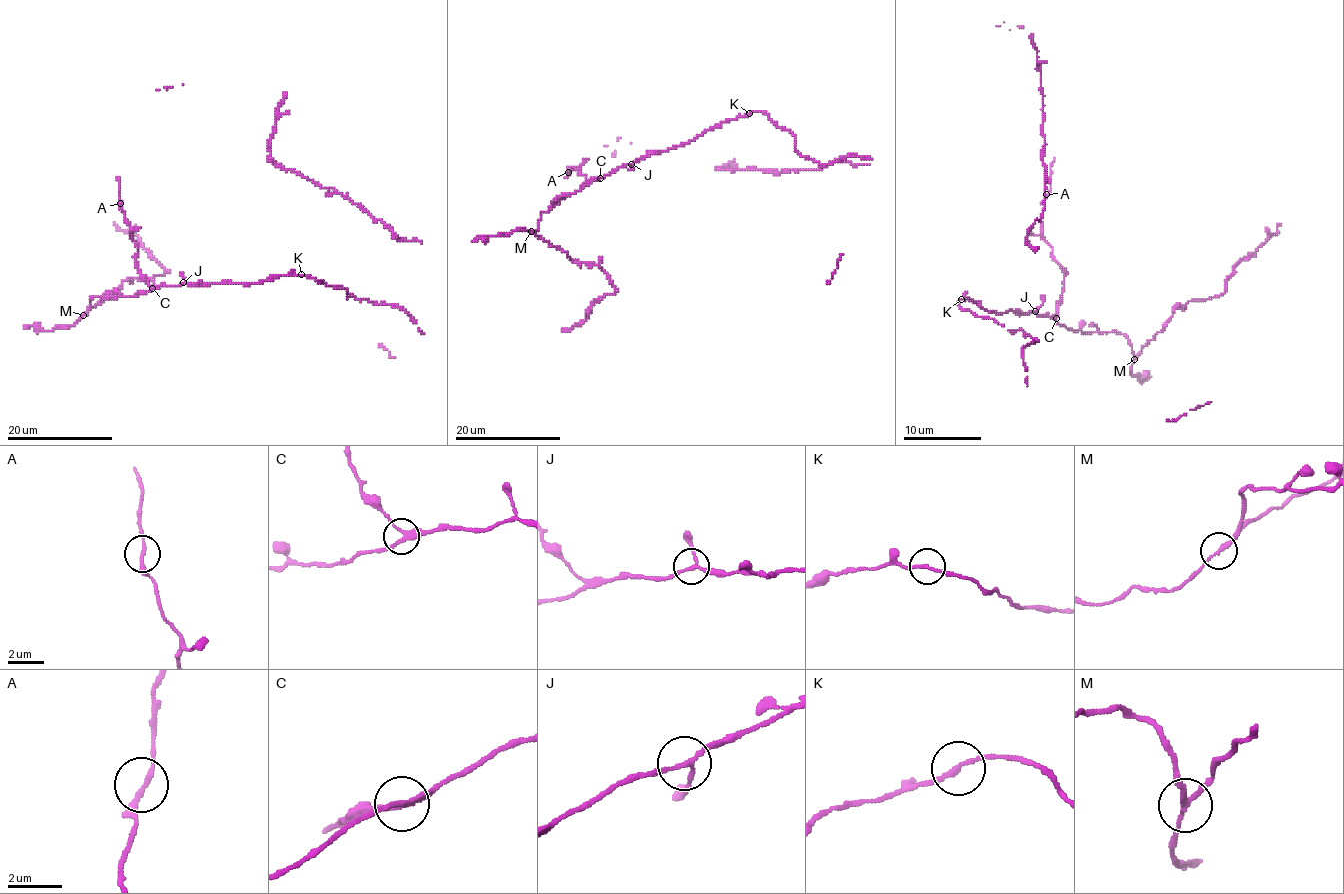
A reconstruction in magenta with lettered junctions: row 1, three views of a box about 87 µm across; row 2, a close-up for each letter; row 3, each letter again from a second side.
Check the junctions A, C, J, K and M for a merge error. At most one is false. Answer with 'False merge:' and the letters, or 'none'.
False merge: M

